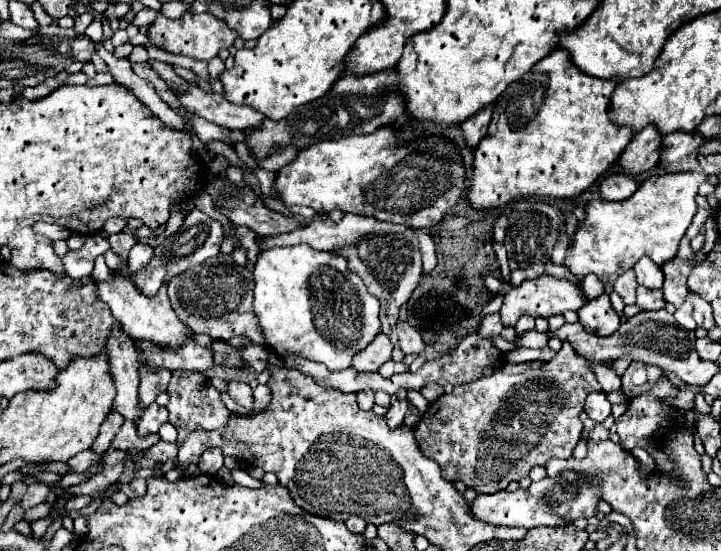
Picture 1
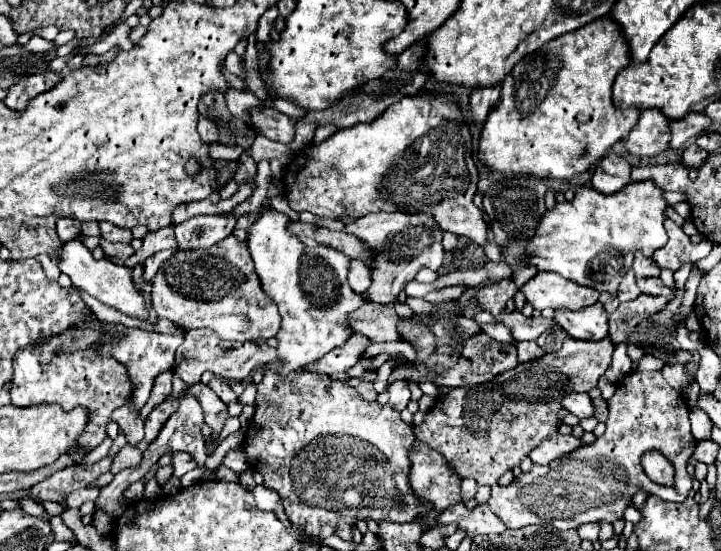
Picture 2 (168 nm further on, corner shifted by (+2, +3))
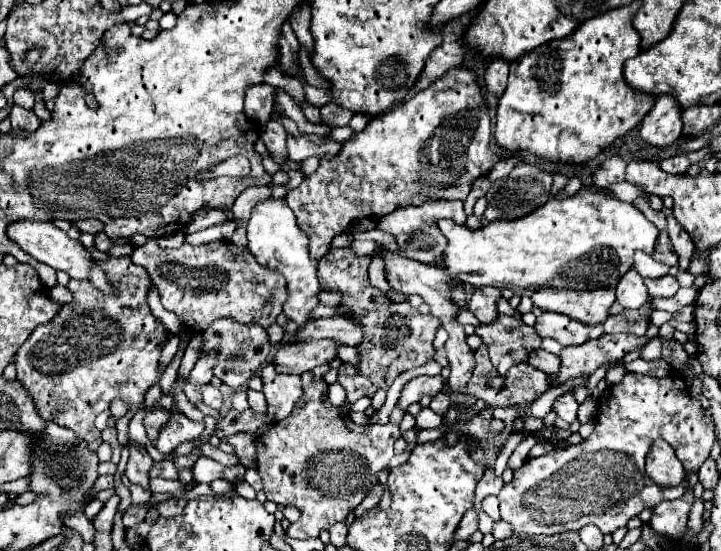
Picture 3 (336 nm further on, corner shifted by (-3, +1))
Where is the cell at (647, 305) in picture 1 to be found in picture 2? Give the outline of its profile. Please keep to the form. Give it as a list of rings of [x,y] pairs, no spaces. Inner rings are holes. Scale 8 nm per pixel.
[[[657,277],[657,279],[639,279],[637,281],[641,293],[647,293],[647,295],[671,295],[671,289],[663,285],[663,281]]]

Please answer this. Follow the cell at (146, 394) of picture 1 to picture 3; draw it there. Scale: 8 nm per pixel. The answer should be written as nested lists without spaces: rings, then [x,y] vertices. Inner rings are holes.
[[[156,407],[154,411],[150,411],[146,417],[144,417],[144,427],[146,427],[146,435],[148,435],[148,439],[154,443],[154,437],[158,437],[158,429],[166,423],[166,417],[170,417],[168,415],[168,411],[164,411],[162,407]]]

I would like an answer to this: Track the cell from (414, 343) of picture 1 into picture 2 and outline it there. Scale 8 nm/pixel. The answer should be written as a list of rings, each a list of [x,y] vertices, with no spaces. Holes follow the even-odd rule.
[[[365,303],[349,315],[349,327],[353,327],[353,333],[365,335],[371,343],[399,341],[397,319],[393,305]]]

